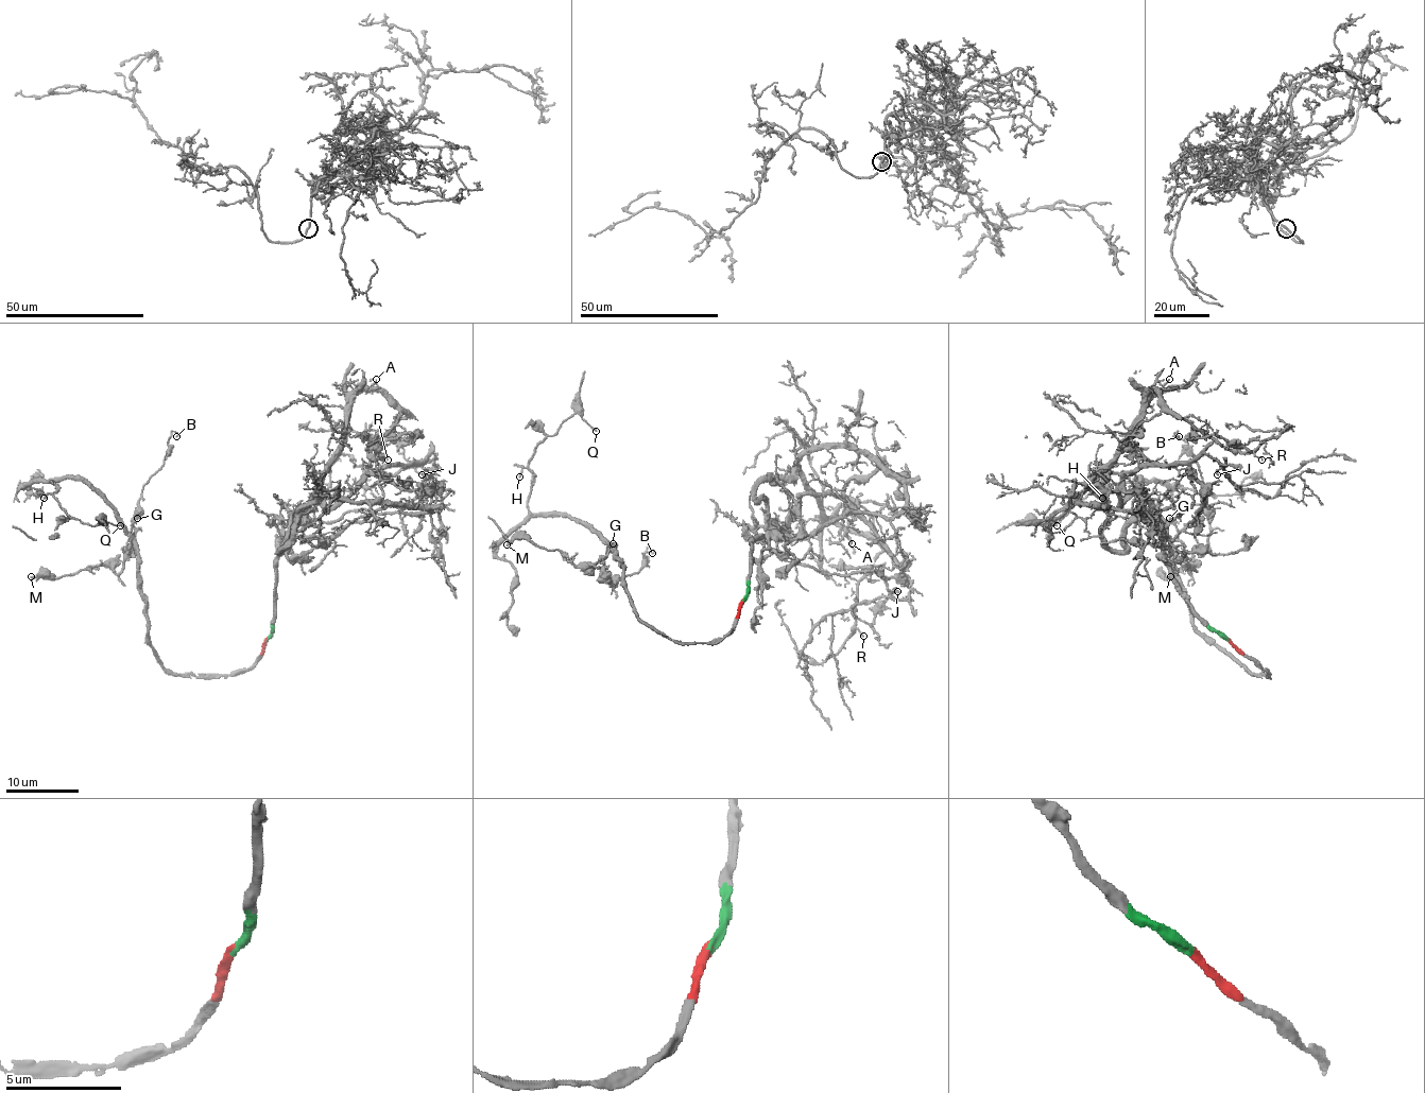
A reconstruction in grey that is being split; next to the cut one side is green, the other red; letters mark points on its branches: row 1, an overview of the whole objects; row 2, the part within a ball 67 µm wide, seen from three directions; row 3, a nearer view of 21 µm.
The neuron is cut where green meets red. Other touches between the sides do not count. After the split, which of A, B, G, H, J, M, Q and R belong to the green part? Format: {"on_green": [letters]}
{"on_green": ["A", "J", "R"]}

